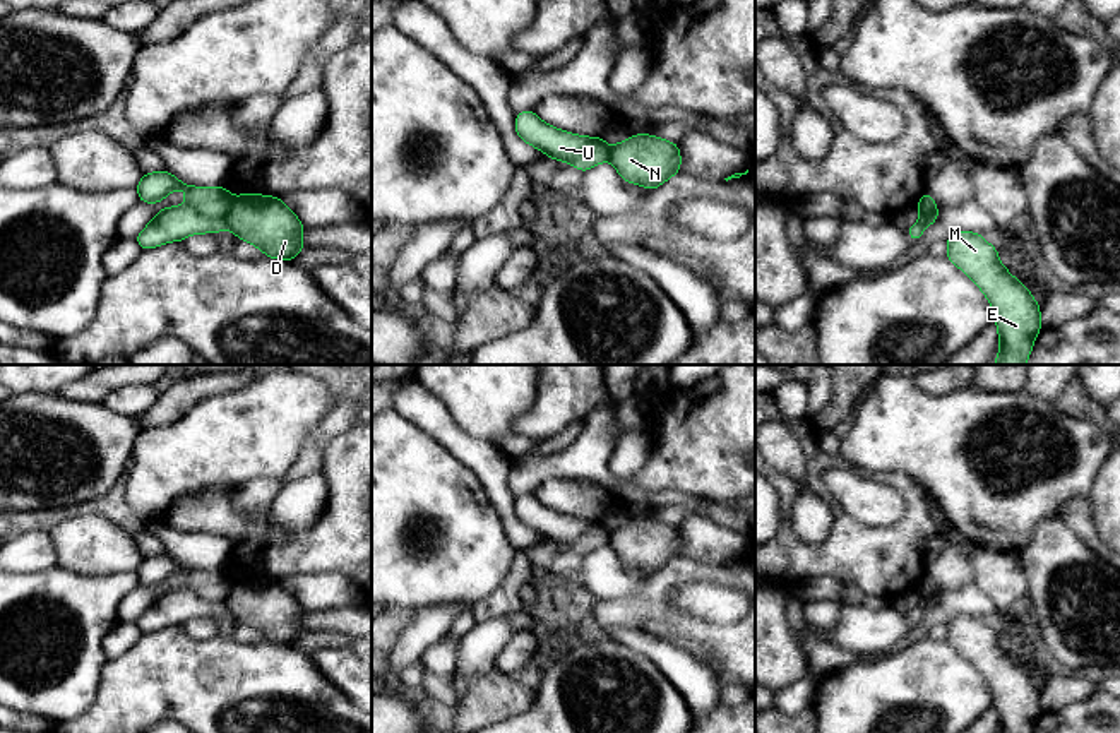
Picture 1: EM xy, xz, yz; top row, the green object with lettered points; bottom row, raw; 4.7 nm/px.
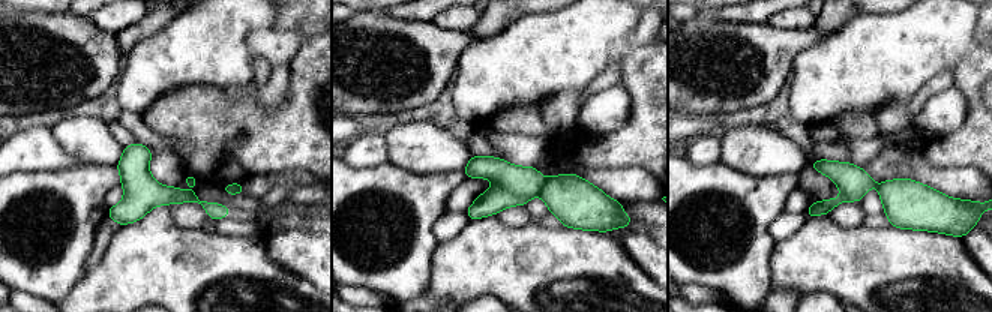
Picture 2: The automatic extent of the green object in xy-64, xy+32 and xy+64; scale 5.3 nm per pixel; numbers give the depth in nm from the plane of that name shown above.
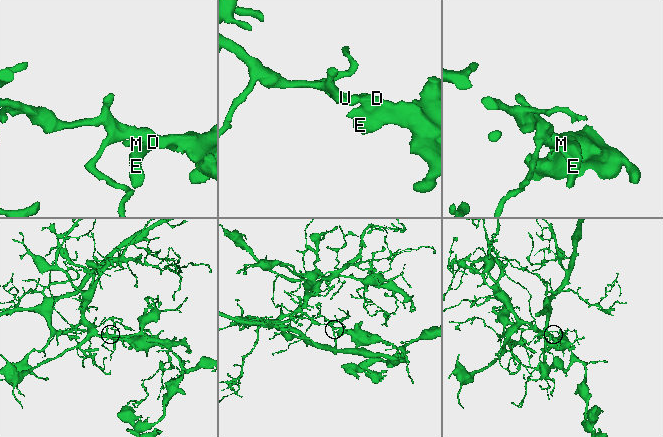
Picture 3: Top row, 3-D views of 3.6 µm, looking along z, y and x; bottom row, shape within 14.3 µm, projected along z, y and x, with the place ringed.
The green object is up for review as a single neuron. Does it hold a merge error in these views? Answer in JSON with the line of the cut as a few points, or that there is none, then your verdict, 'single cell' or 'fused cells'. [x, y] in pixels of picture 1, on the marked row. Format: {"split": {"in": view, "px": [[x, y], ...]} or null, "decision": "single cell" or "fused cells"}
{"split": {"in": "xy", "px": [[235, 199], [226, 216], [228, 228]]}, "decision": "fused cells"}

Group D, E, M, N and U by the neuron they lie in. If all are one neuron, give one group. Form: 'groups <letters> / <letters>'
groups D E M N / U

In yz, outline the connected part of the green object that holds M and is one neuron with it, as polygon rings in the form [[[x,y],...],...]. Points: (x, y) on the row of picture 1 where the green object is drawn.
[[[957,231],[947,238],[947,259],[956,264],[988,298],[998,329],[998,356],[993,365],[1026,365],[1034,339],[1041,331],[1041,307],[1034,301],[1029,289],[1019,283],[998,260],[998,250],[981,235]]]

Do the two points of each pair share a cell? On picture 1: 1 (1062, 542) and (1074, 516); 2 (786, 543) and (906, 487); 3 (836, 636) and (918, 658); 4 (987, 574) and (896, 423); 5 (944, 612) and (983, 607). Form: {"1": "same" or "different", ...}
{"1": "different", "2": "same", "3": "different", "4": "different", "5": "same"}

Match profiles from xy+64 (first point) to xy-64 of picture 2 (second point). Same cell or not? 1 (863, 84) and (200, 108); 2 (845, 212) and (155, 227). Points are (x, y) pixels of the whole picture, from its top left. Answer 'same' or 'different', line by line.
1: different
2: different

